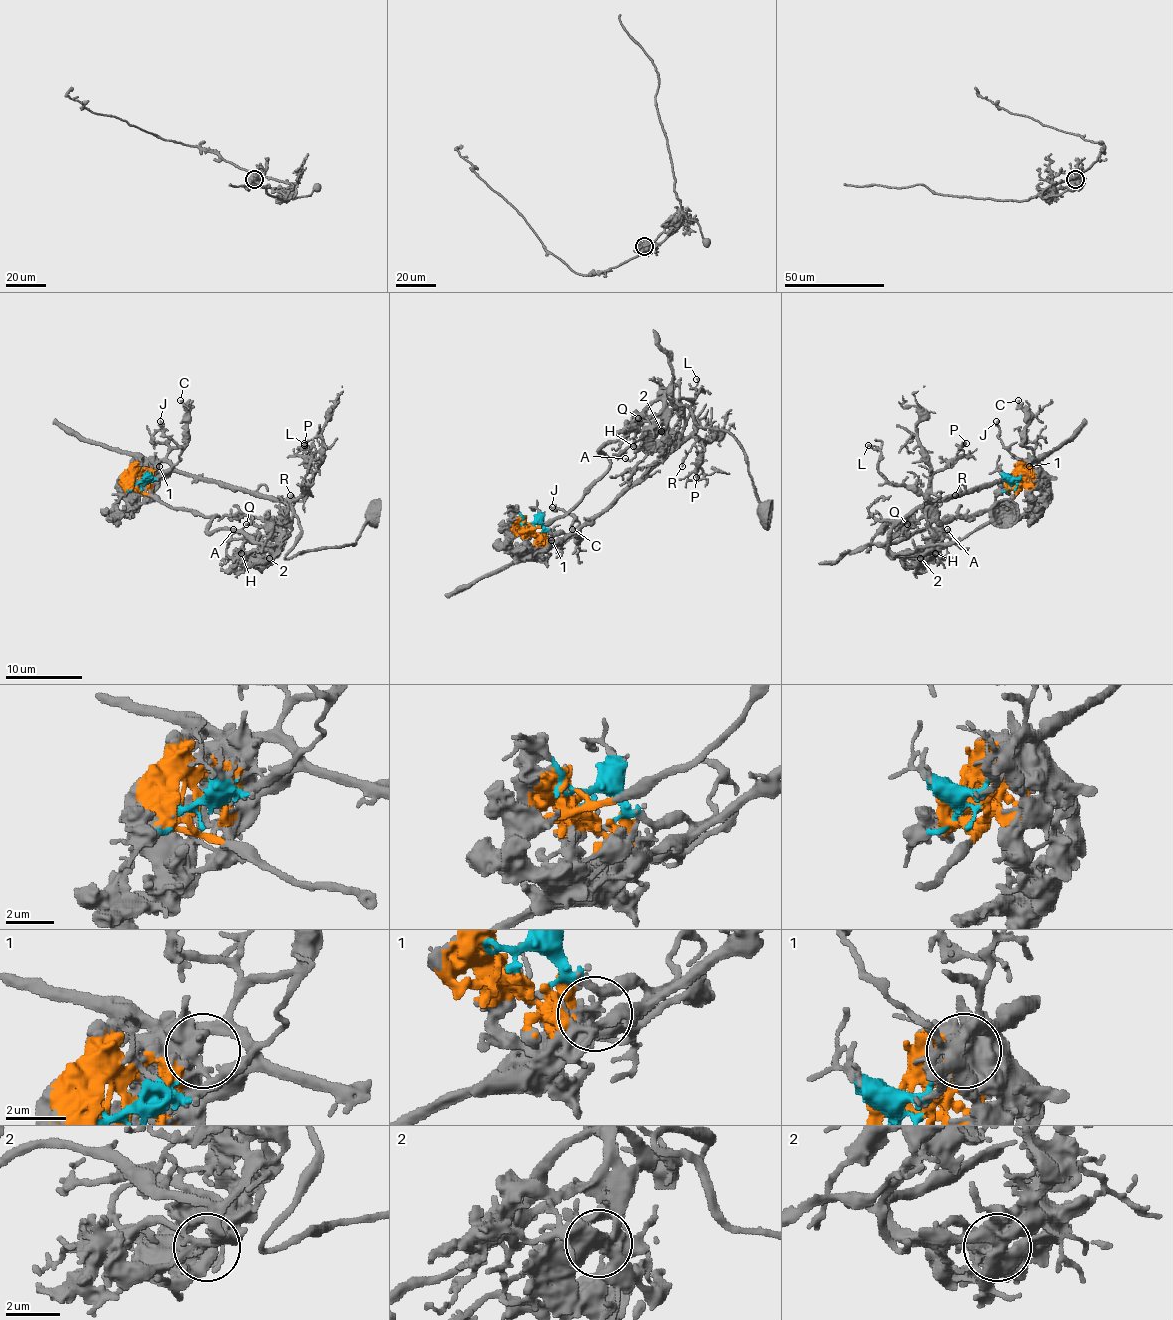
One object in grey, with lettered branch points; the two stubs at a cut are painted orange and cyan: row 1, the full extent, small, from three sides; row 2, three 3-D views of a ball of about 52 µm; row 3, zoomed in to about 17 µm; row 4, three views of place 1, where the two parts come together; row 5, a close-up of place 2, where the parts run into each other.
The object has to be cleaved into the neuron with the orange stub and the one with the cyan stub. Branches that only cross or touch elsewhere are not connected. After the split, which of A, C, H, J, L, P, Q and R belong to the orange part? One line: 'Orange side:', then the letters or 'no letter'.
Orange side: A, H, Q

